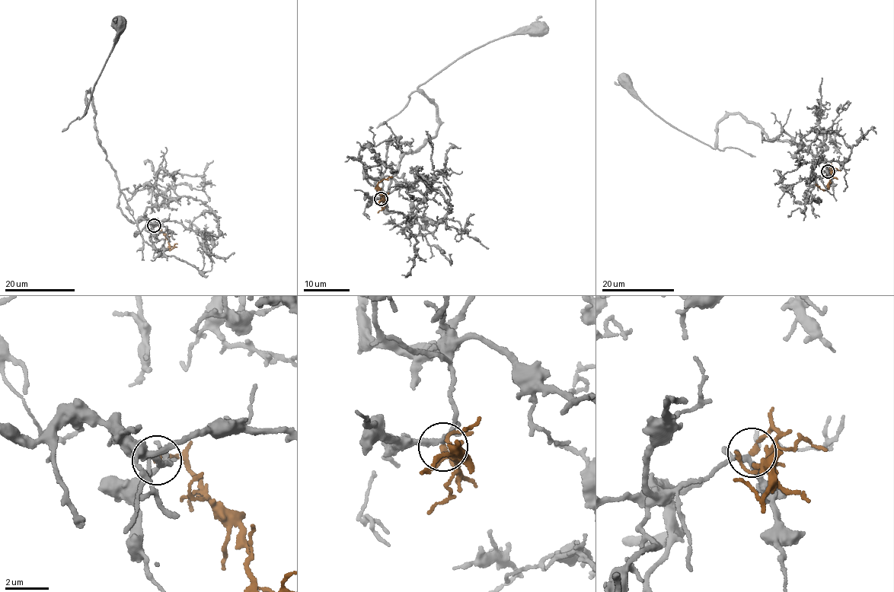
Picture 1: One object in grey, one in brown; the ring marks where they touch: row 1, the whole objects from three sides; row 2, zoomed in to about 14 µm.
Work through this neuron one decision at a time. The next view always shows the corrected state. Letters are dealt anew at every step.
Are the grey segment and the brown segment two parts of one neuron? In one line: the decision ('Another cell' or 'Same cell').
Same cell

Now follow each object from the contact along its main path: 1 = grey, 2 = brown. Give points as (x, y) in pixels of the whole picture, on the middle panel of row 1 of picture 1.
1: (381, 198), (382, 179), (362, 167), (384, 194), (400, 154), (436, 135), (419, 86), (535, 29)
2: (381, 198), (384, 205), (384, 197), (377, 189), (379, 183), (392, 177)

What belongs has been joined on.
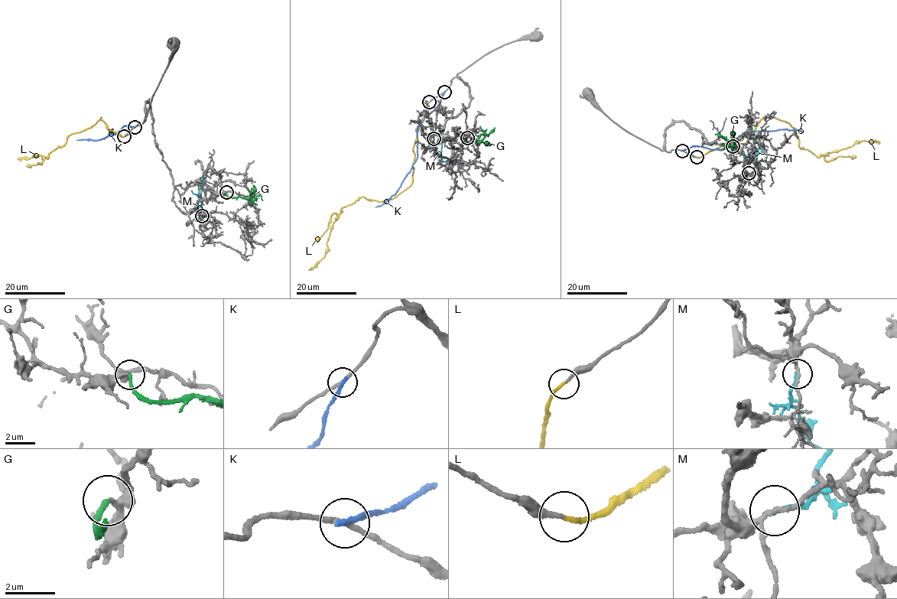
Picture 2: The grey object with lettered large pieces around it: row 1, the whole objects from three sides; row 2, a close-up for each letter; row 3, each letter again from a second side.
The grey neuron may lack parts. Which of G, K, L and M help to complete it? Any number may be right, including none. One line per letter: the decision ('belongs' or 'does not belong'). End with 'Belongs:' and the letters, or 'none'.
G: belongs
K: does not belong
L: belongs
M: does not belong
Belongs: G, L

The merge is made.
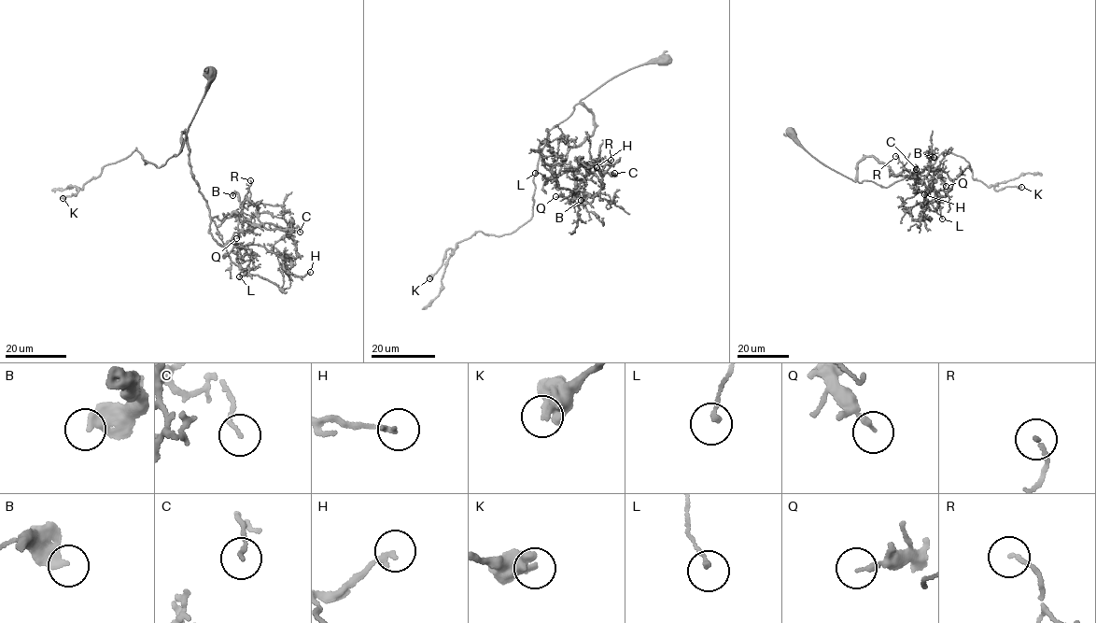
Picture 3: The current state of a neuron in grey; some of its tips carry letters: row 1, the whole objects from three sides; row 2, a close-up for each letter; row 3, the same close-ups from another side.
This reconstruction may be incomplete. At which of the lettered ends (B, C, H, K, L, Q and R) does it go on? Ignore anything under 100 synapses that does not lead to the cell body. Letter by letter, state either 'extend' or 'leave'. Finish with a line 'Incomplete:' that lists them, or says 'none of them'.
B: leave
C: leave
H: leave
K: leave
L: leave
Q: leave
R: leave
Incomplete: none of them

